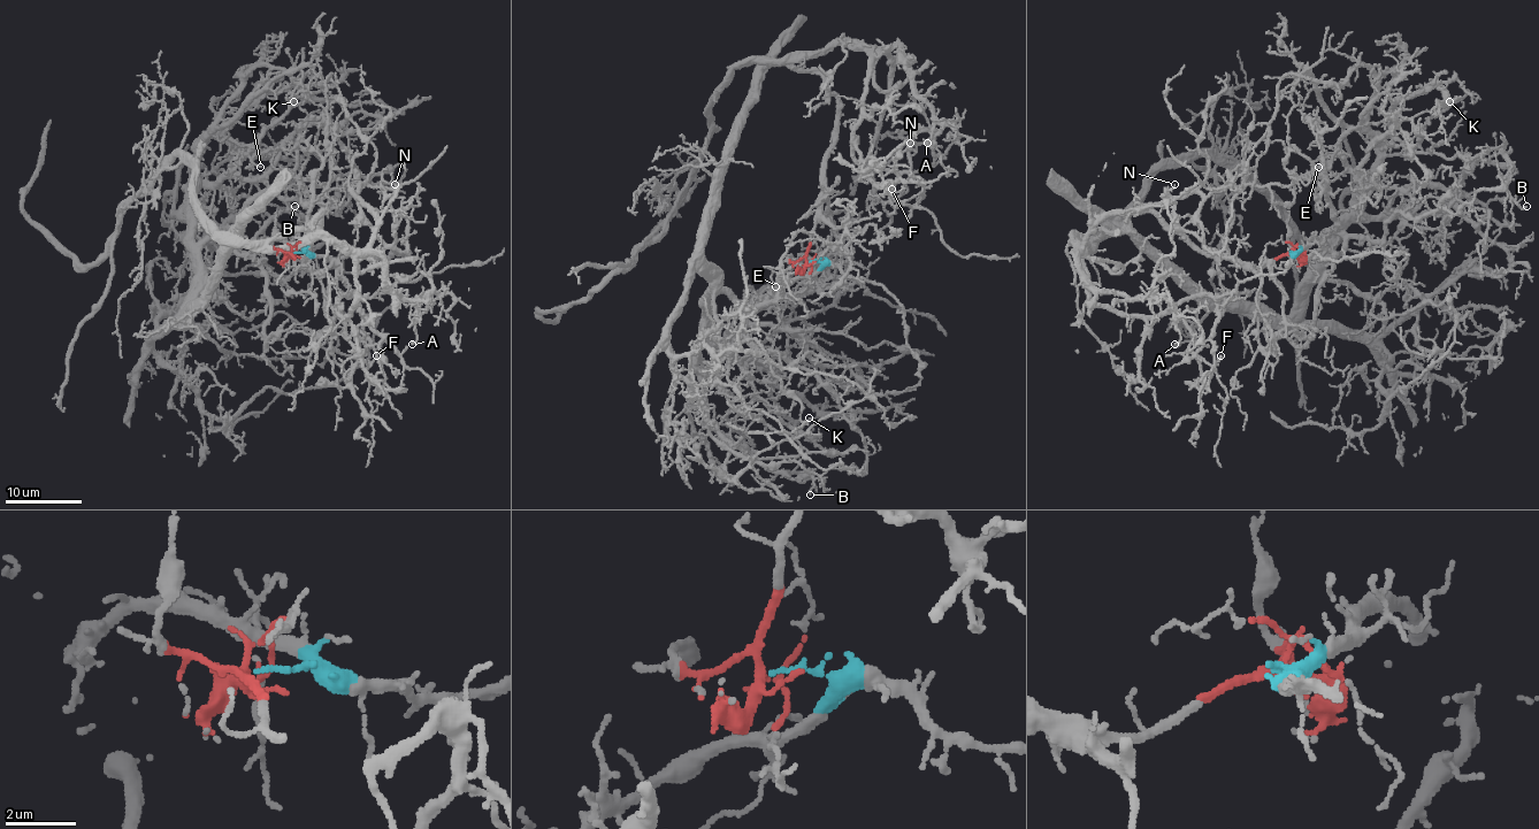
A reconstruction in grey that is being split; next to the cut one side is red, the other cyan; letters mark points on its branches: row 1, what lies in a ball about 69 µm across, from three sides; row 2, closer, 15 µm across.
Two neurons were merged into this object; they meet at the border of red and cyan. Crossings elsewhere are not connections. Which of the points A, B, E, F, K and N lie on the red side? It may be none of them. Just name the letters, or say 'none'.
A, F, N

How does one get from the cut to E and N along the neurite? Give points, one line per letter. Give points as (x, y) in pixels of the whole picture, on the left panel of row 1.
E: (293, 252), (306, 252), (268, 239), (238, 251), (224, 233), (194, 240), (192, 193), (244, 158), (261, 167)
N: (291, 252), (306, 258), (323, 213), (273, 246), (364, 248), (376, 219), (352, 193), (390, 245), (393, 184)

